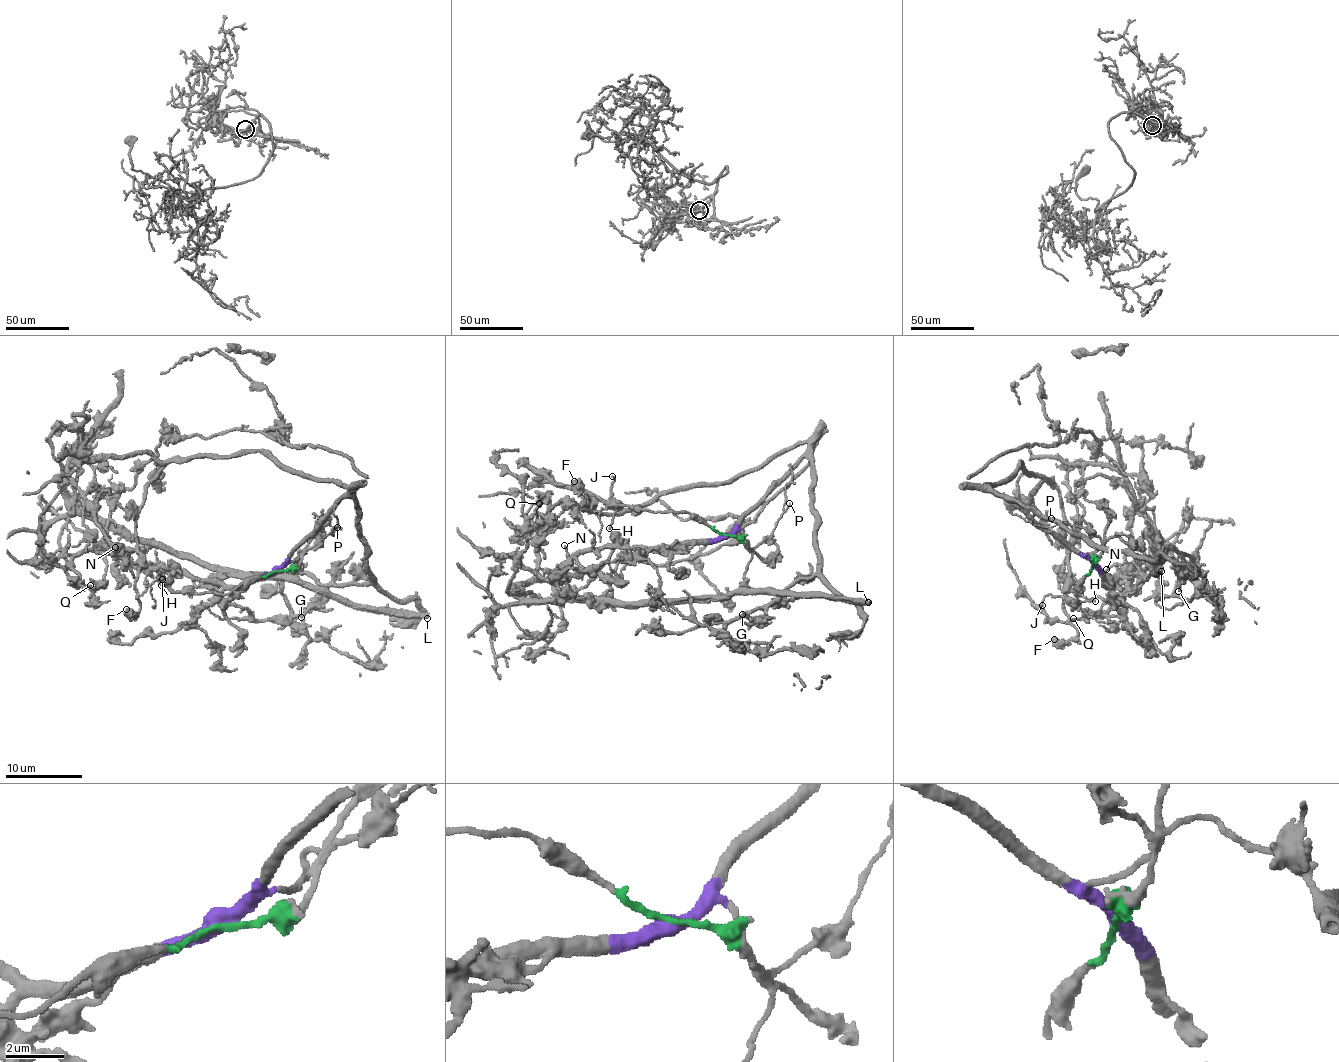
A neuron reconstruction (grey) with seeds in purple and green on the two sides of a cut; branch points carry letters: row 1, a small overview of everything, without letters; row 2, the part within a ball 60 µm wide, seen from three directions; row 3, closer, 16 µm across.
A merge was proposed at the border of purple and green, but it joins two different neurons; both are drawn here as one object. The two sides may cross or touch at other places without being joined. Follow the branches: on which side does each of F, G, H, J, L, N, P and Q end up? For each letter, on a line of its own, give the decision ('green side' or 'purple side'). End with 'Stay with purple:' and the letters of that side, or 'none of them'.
F: purple side
G: purple side
H: green side
J: green side
L: green side
N: purple side
P: green side
Q: purple side
Stay with purple: F, G, N, Q

